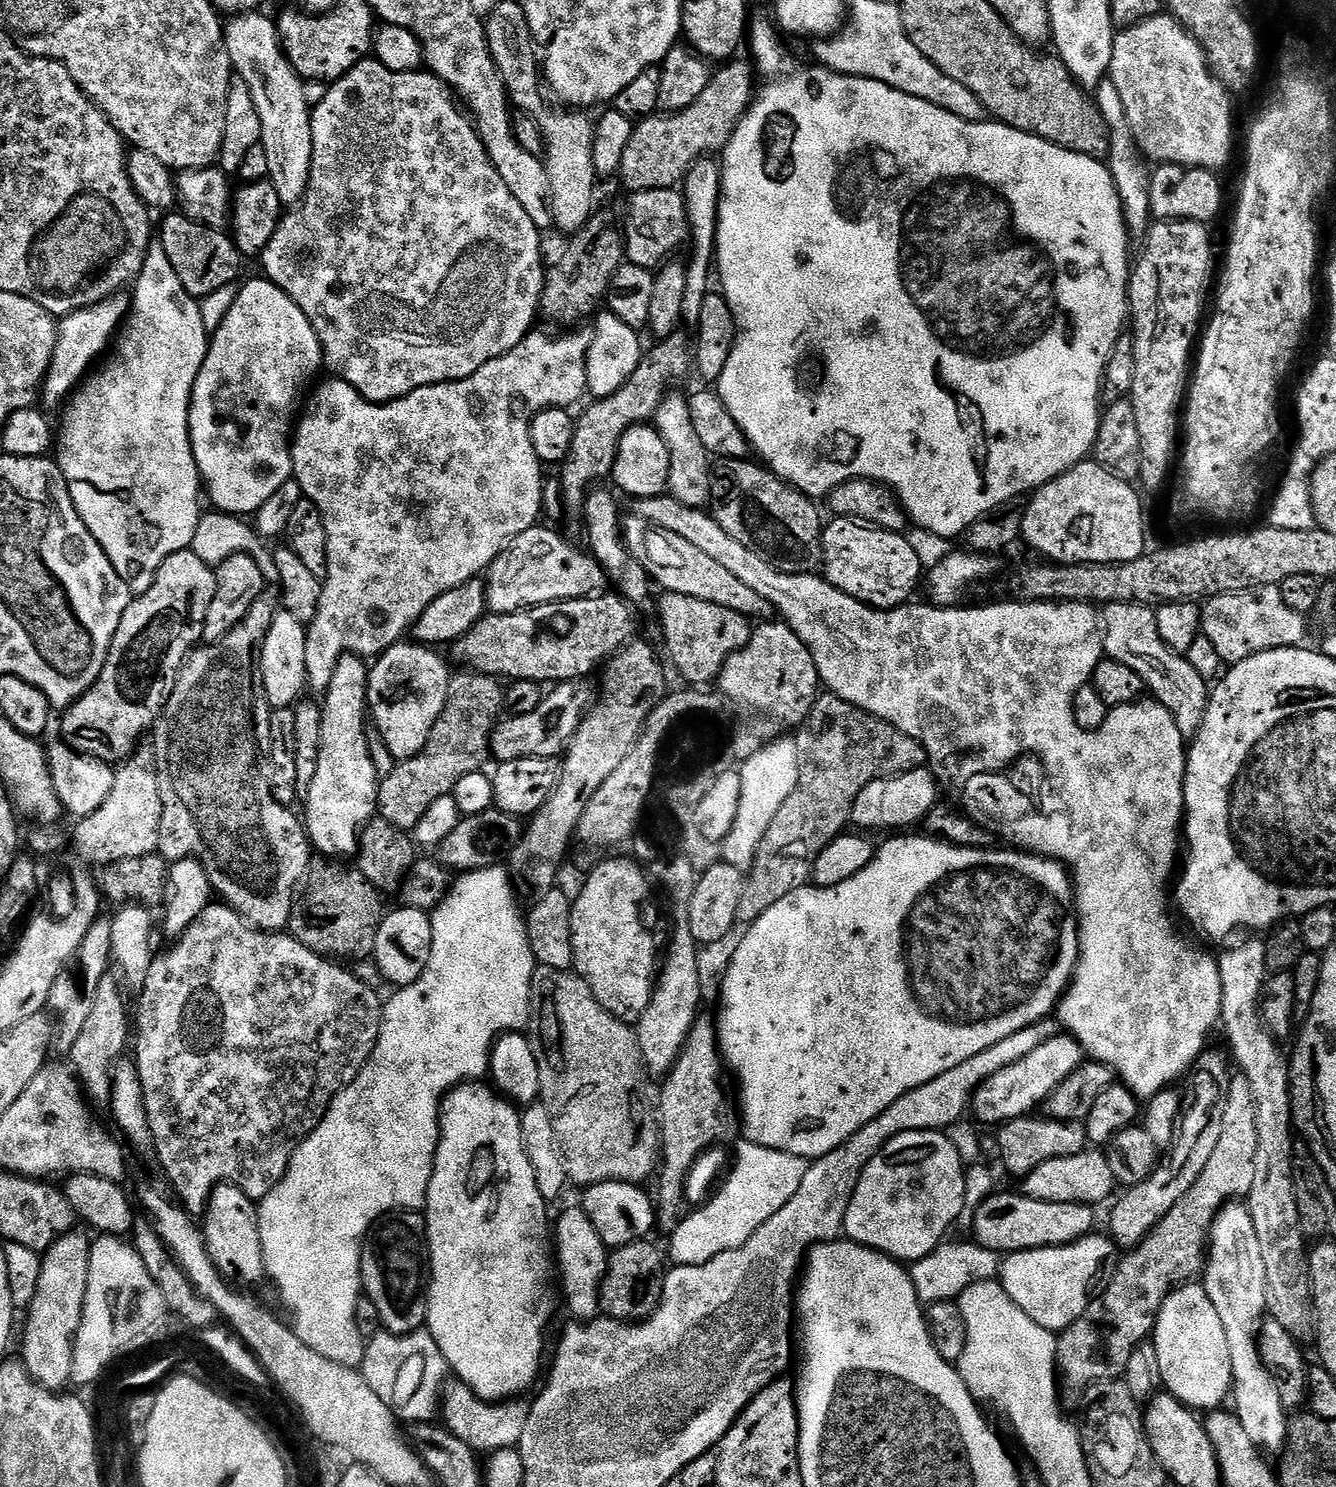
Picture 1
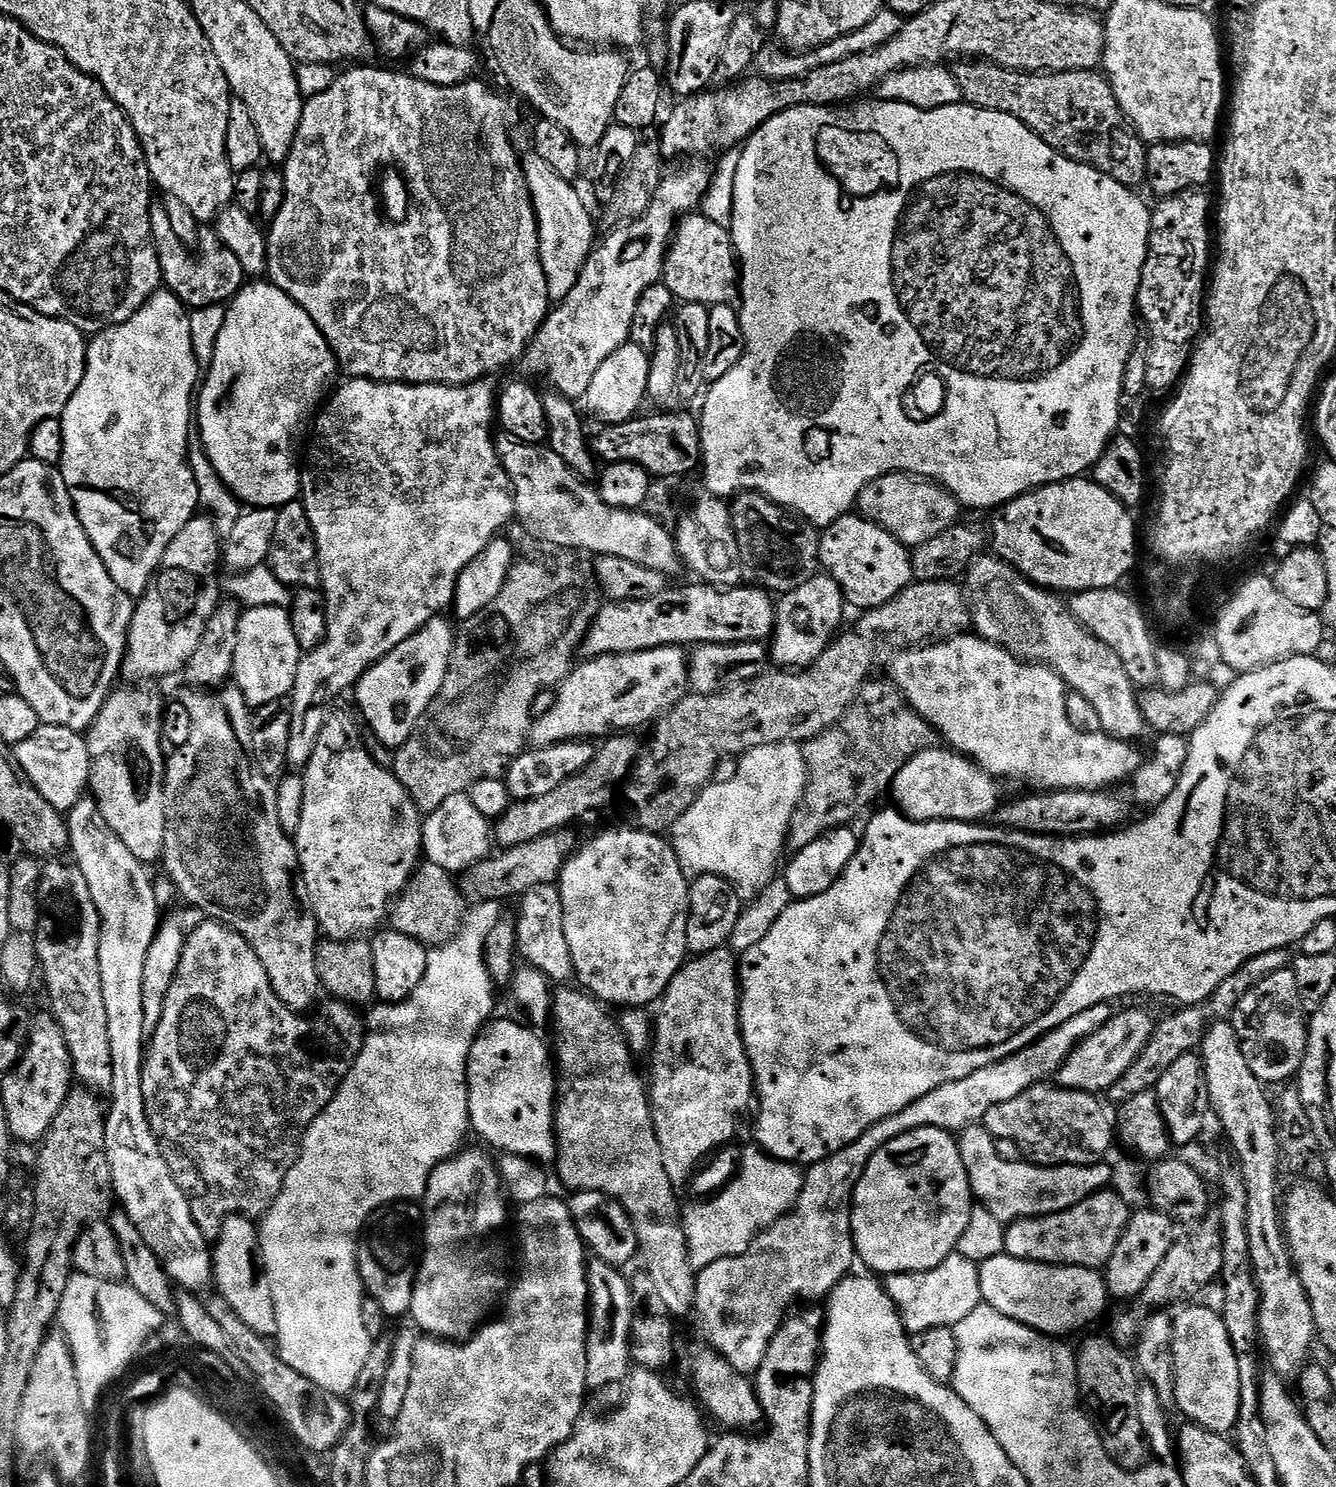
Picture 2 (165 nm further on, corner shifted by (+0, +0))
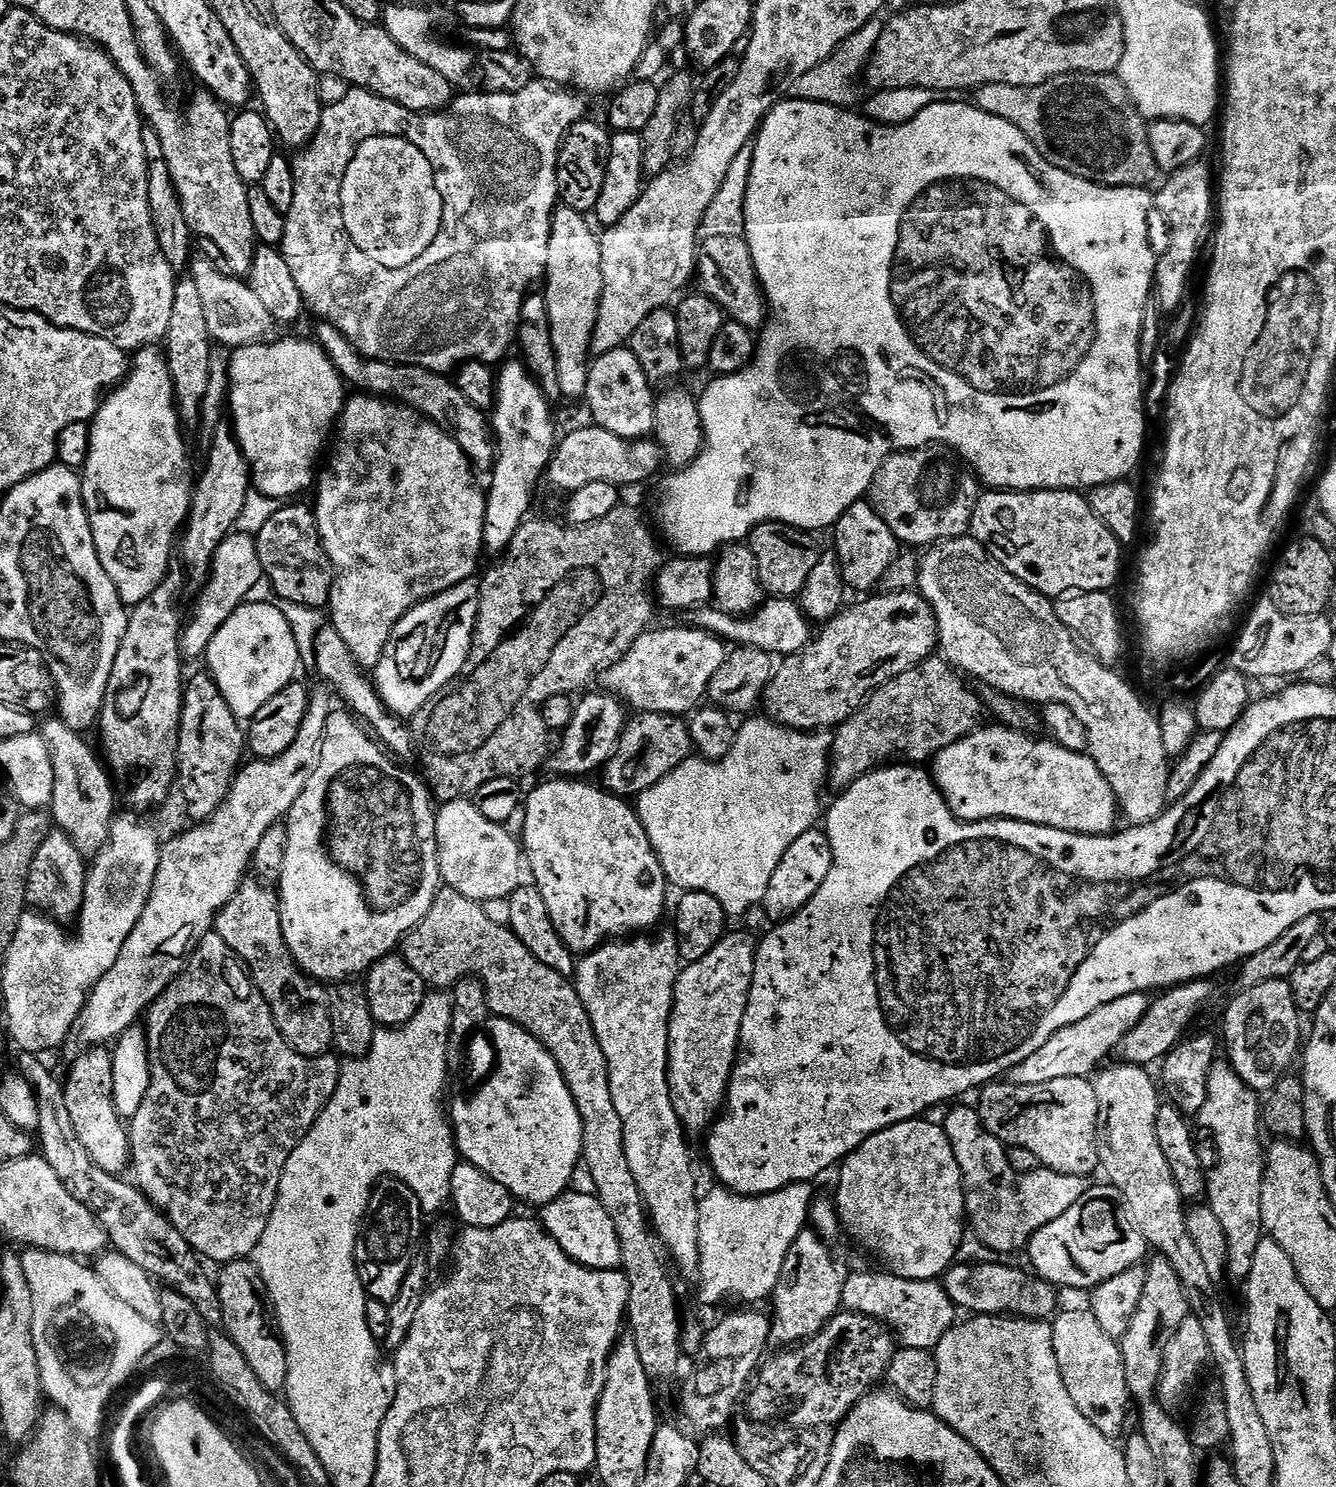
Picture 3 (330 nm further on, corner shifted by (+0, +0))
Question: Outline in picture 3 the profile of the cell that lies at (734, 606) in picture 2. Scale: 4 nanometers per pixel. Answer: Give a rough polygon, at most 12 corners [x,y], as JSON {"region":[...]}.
{"region":[[792,598],[754,614],[695,609],[695,627],[773,658],[798,654],[813,622]]}

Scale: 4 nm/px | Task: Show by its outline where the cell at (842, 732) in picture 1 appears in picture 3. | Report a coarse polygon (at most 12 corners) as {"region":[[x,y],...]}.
{"region":[[933,654],[835,729],[831,787],[927,765],[986,704]]}

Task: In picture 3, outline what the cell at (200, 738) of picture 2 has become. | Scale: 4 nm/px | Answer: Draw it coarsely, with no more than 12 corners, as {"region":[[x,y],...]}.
{"region":[[245,879],[214,931],[284,1041],[333,1047],[330,996],[282,934],[279,895]]}

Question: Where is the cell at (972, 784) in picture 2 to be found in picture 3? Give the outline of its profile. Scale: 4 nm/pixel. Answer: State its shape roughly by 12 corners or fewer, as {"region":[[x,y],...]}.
{"region":[[981,726],[930,775],[959,820],[1107,836],[1092,757]]}

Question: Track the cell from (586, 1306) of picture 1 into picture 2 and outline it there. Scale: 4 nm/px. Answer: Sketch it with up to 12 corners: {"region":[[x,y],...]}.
{"region":[[588,1265],[586,1382],[627,1381],[634,1298],[629,1277]]}

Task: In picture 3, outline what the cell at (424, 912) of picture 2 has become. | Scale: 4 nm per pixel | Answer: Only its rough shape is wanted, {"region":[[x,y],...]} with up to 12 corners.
{"region":[[441,887],[402,955],[469,978],[542,1042],[618,1230],[627,1327],[653,1382],[682,1357],[670,1257],[626,1162],[606,1054],[575,983]]}

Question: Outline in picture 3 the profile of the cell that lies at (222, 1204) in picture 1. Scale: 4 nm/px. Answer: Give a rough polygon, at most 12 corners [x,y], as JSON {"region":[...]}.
{"region":[[251,1259],[219,1269],[223,1331],[258,1382],[288,1386],[288,1351]]}

